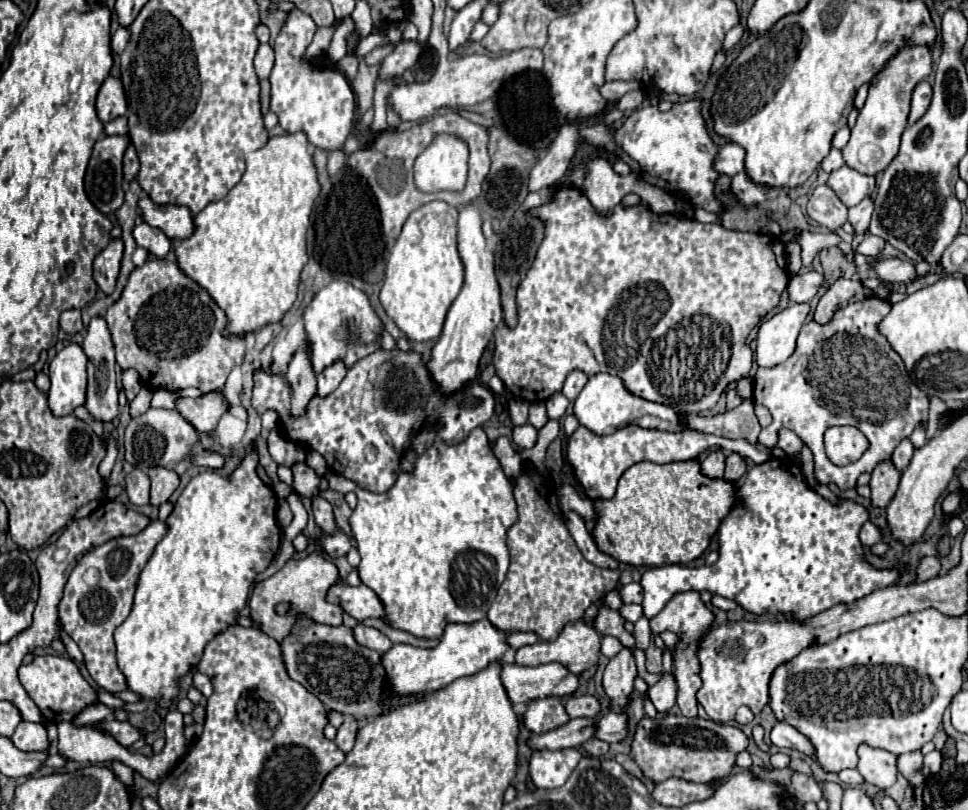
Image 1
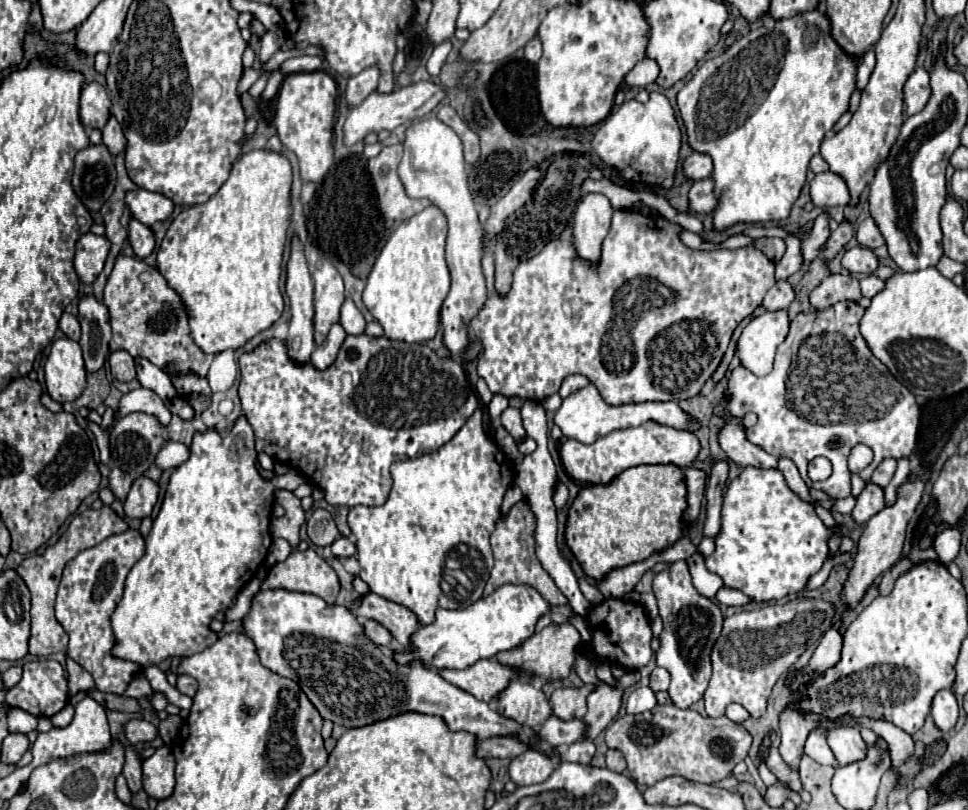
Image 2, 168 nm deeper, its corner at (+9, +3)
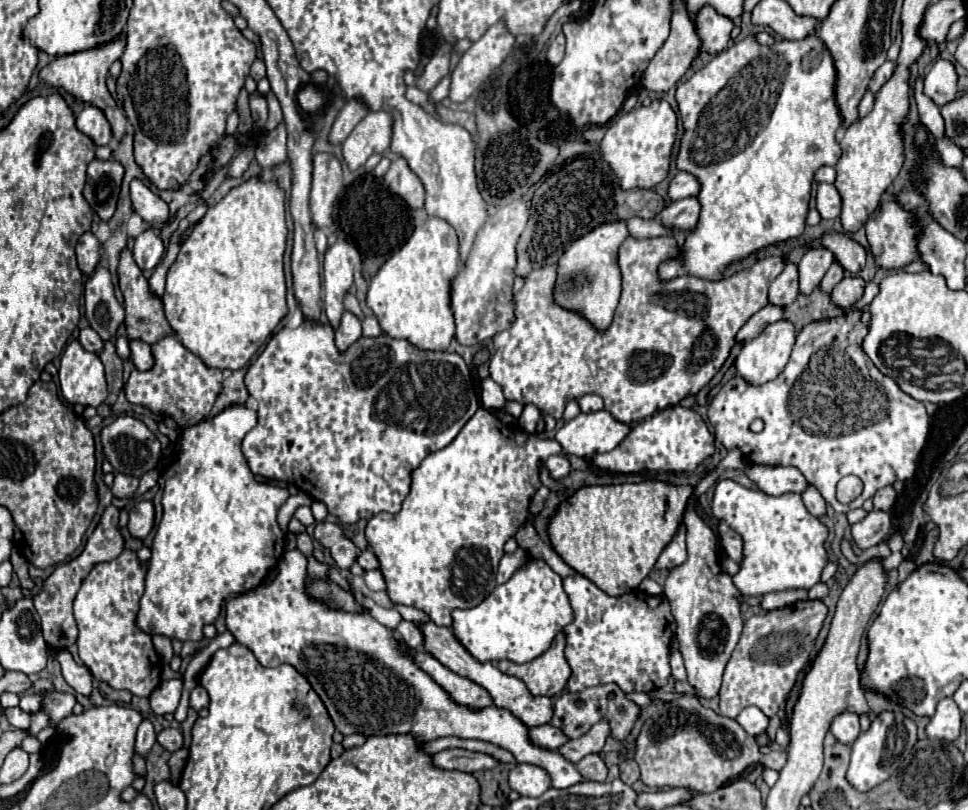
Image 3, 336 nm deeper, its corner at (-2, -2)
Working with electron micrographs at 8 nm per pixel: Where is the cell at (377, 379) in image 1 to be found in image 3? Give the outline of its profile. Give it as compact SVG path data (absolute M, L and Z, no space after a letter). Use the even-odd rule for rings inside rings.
M304 320L298 328L284 326L280 332L276 332L266 348L260 352L260 356L248 366L246 372L246 388L252 398L258 400L258 424L244 436L242 440L242 454L248 460L250 470L256 476L262 476L266 480L280 480L280 482L292 482L302 492L306 492L312 500L324 502L328 512L336 516L342 524L354 524L362 518L370 520L372 516L380 512L396 514L402 506L402 500L410 492L412 484L412 472L420 466L420 462L430 454L454 440L458 432L462 430L462 424L470 420L470 416L478 410L478 398L472 386L470 370L462 356L452 352L426 352L420 348L414 348L406 340L394 340L386 334L380 334L376 338L358 338L346 352L340 352L334 344L334 328L330 324L312 324Z

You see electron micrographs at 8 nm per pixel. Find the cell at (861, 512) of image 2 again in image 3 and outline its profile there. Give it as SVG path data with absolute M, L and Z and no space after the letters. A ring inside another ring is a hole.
M868 512L868 516L850 526L852 540L860 550L868 550L876 544L880 544L888 532L890 532L890 514L888 512Z

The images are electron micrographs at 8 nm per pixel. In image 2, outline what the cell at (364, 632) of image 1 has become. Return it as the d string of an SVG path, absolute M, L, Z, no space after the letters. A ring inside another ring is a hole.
M373 619L363 621L363 633L375 645L389 645L391 643L391 633L383 625L379 625L377 621L373 621Z

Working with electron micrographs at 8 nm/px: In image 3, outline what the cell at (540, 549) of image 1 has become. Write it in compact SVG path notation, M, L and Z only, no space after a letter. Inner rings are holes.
M518 548L514 554L508 554L500 560L500 568L498 568L498 576L496 576L496 582L498 584L504 584L506 580L510 580L510 576L528 560L528 554L526 550Z

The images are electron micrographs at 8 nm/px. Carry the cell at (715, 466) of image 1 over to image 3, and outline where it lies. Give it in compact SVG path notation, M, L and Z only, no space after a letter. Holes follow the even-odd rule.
M686 510L684 524L688 528L688 558L686 562L670 570L664 584L664 594L670 600L672 614L678 622L676 638L686 662L688 682L696 688L696 694L700 698L712 698L718 694L718 688L722 684L722 672L742 632L742 592L734 586L732 578L720 568L716 532L696 514L696 510Z

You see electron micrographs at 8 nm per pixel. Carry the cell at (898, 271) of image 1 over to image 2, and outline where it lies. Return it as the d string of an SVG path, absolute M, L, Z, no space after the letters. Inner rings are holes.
M853 247L845 251L843 255L843 267L849 273L863 273L863 275L873 275L879 269L879 259L871 249L865 247Z

